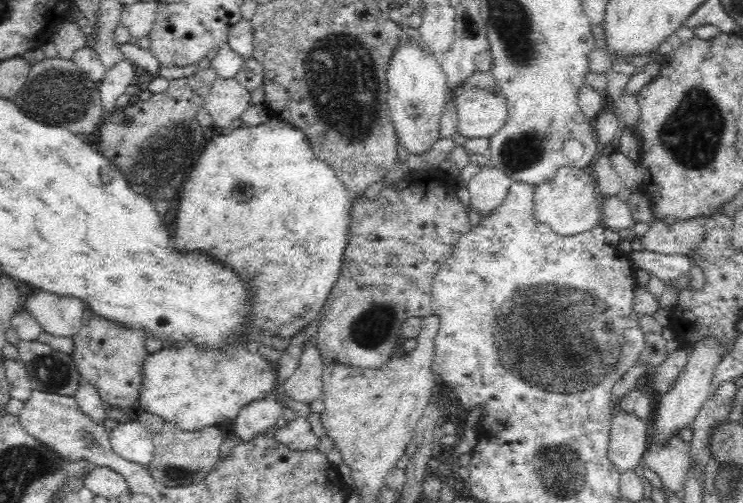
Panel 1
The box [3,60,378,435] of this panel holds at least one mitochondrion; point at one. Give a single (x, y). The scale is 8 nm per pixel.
(56, 94)

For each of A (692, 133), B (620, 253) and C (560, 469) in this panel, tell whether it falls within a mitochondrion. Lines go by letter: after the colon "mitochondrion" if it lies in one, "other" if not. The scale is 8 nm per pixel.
A: mitochondrion
B: other
C: mitochondrion

